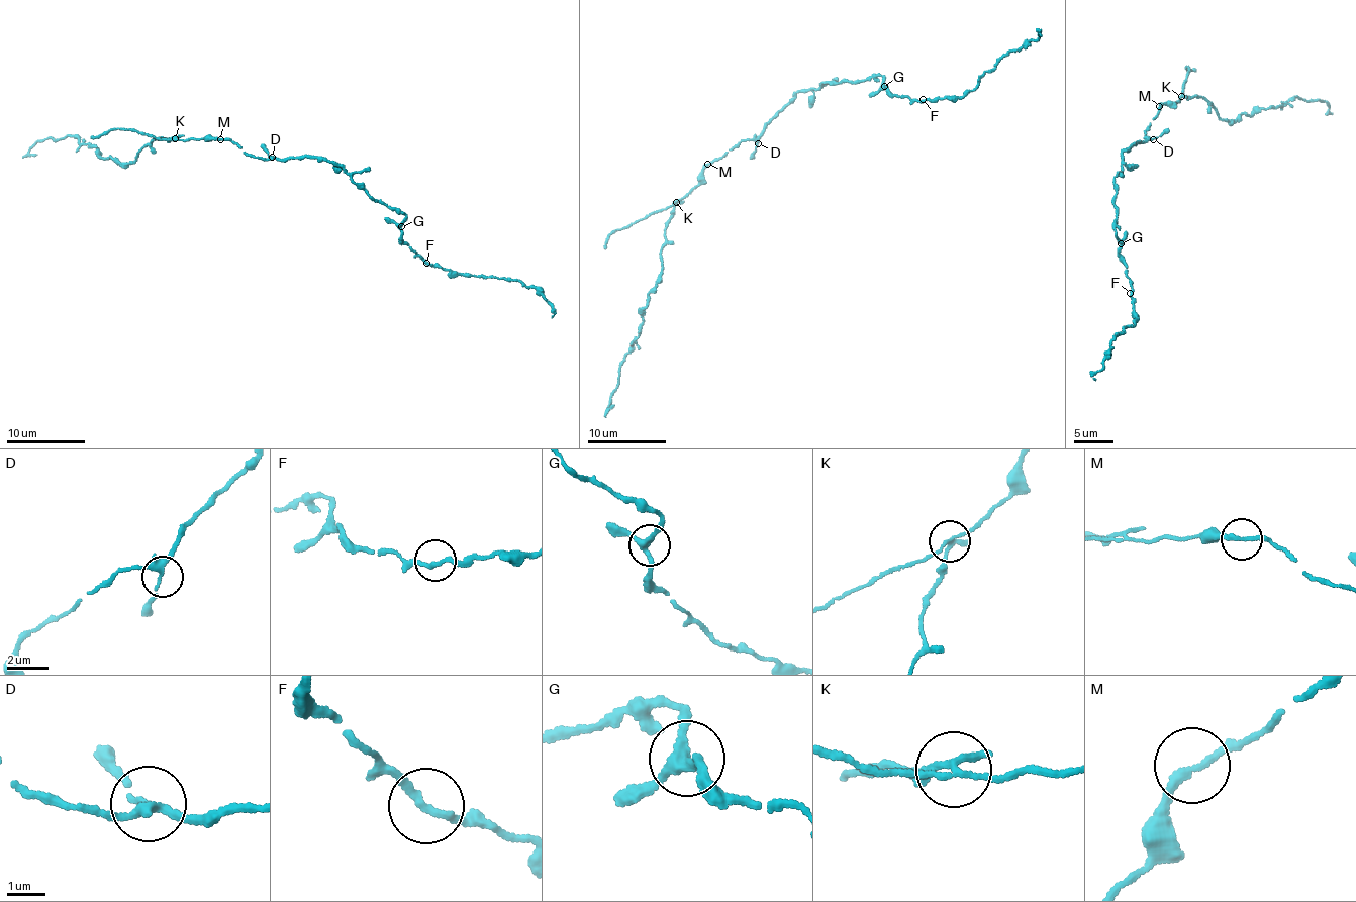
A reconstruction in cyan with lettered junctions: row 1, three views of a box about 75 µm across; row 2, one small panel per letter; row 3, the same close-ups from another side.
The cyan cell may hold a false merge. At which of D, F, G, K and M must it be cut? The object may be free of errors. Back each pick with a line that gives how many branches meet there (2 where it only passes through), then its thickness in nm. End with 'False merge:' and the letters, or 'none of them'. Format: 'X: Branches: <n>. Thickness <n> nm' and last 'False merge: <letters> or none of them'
K: Branches: 3. Thickness 180 nm
False merge: K

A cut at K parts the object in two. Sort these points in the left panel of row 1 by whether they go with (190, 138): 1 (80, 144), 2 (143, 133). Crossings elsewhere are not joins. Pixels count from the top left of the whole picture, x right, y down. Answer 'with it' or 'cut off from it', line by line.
1: cut off from it
2: with it

